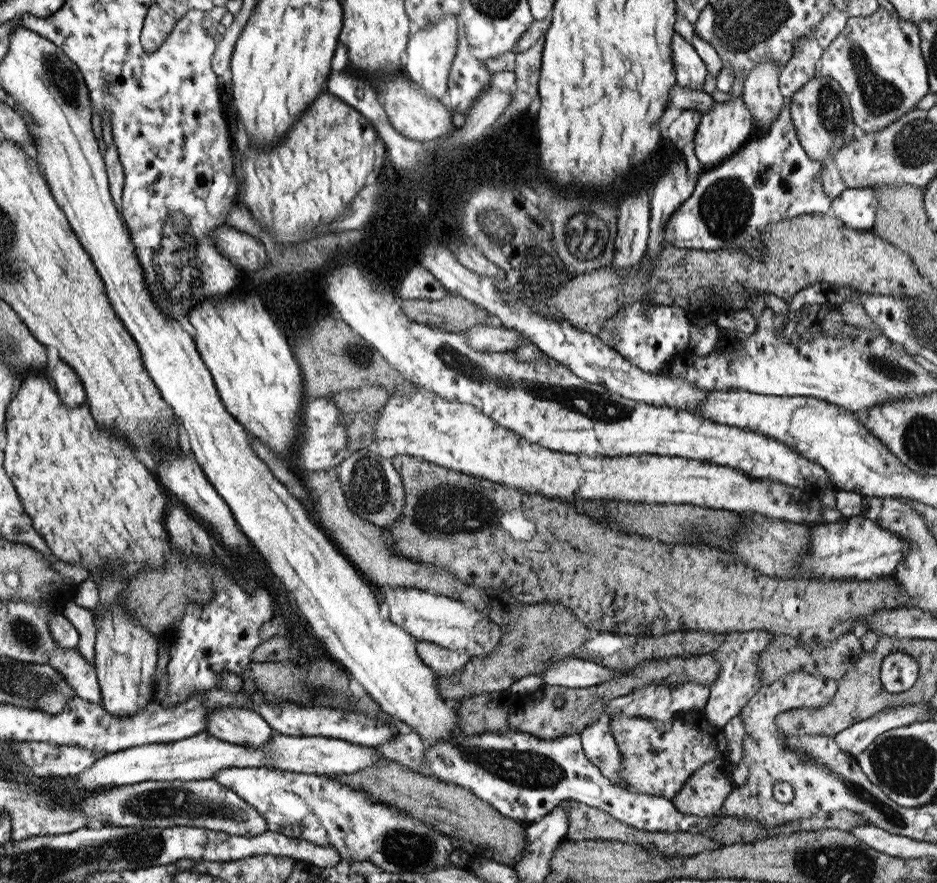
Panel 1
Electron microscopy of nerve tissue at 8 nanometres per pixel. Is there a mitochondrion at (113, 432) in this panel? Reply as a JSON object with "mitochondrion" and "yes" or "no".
{"mitochondrion":"no"}

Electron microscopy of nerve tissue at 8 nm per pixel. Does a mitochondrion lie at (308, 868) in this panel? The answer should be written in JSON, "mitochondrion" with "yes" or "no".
{"mitochondrion":"no"}

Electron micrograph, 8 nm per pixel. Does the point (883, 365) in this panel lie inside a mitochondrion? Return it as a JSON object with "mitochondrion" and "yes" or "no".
{"mitochondrion":"yes"}

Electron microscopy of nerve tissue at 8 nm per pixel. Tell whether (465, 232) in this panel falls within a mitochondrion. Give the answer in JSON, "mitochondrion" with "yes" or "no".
{"mitochondrion":"no"}

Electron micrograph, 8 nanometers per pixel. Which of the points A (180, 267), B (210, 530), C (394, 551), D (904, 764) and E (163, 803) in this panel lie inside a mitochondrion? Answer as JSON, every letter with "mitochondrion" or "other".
{"A":"mitochondrion","B":"other","C":"other","D":"mitochondrion","E":"mitochondrion"}

